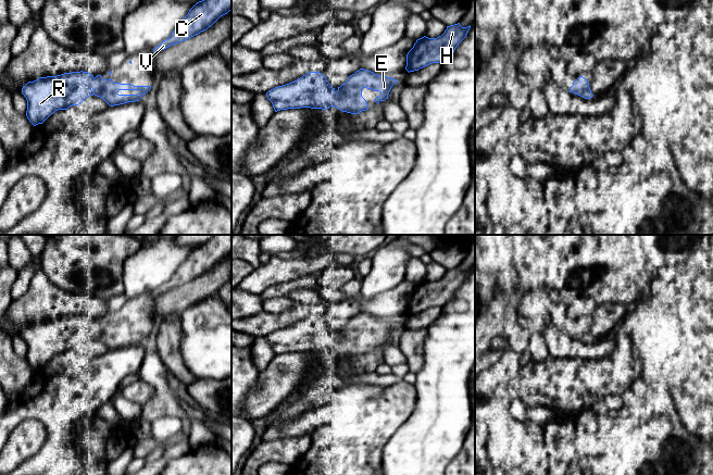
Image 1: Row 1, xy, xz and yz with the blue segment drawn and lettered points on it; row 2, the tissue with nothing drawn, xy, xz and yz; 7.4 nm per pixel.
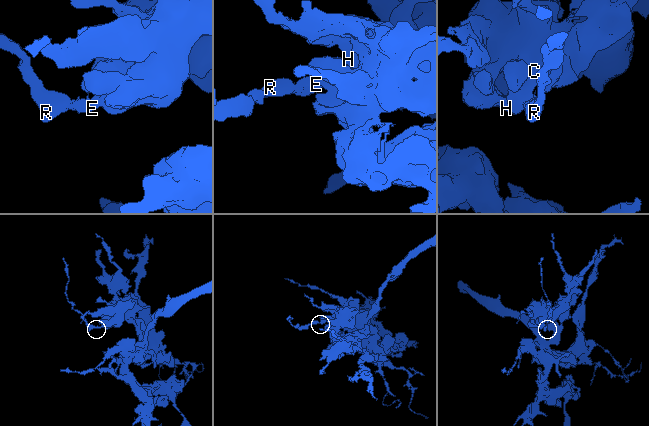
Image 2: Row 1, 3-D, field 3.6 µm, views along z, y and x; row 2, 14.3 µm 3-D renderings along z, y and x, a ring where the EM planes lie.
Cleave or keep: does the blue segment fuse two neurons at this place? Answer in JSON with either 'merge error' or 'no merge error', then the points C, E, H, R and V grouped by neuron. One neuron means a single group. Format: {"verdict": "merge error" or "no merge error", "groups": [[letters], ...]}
{"verdict": "no merge error", "groups": [["C", "E", "H", "R", "V"]]}

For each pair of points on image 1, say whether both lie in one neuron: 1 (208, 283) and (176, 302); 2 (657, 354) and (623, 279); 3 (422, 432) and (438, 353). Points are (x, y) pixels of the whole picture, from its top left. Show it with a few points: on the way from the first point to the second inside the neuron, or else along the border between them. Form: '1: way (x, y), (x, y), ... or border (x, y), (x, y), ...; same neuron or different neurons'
1: way (200, 288), (184, 296); same neuron
2: border (645, 292), (635, 301); different neurons
3: way (438, 412), (438, 373); same neuron

